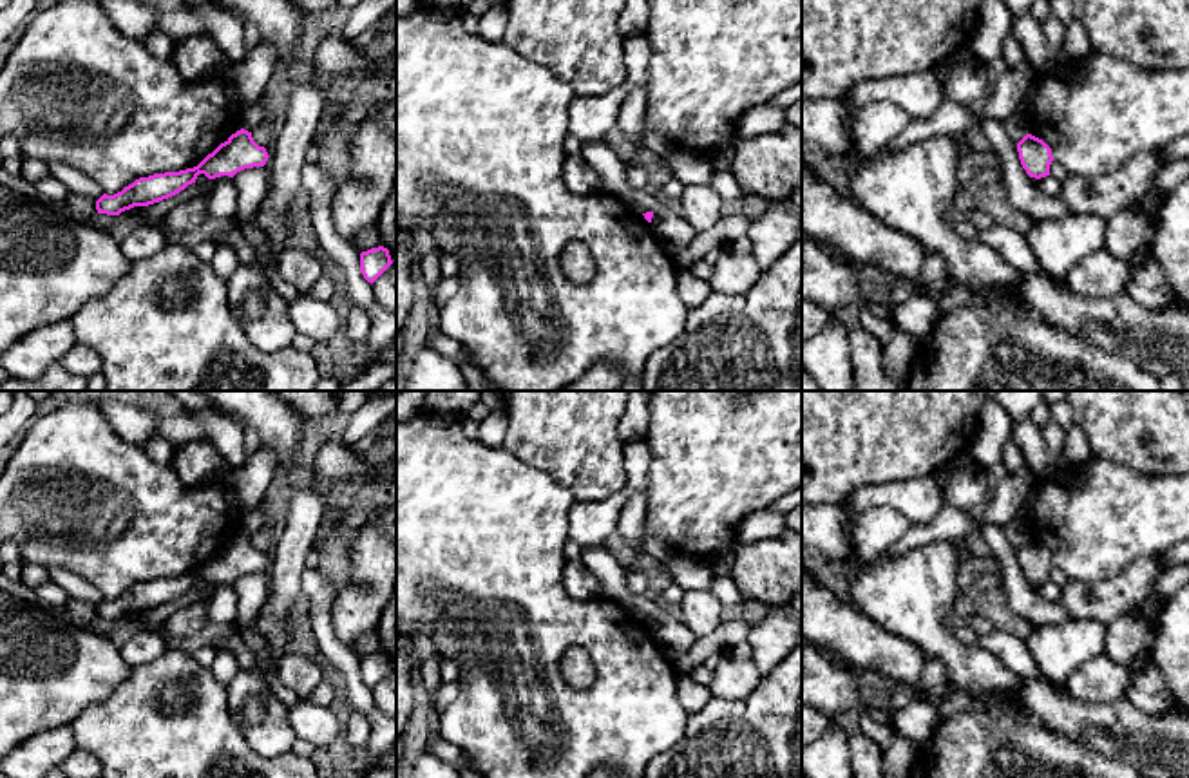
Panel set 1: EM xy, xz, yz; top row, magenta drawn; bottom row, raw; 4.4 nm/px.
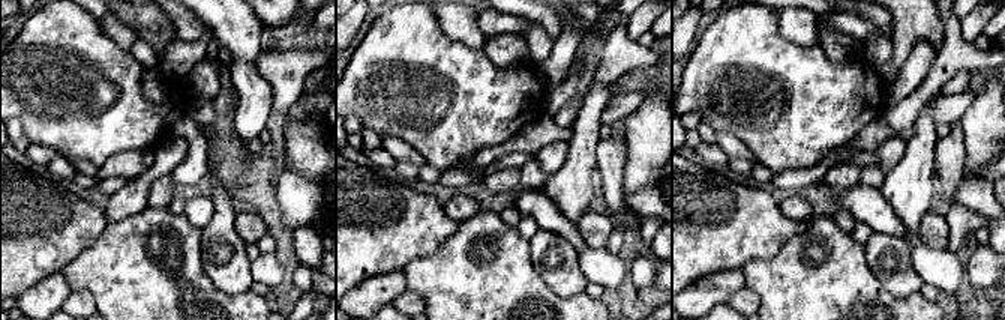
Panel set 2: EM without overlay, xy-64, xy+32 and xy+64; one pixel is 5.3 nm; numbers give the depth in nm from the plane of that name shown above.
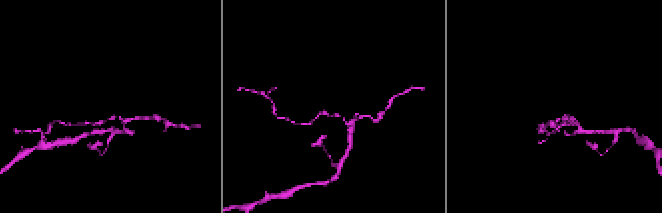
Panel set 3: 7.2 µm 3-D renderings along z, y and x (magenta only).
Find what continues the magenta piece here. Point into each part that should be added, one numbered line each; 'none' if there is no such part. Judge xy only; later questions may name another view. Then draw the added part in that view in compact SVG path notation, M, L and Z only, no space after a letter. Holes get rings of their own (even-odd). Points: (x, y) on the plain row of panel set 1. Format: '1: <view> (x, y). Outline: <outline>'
none

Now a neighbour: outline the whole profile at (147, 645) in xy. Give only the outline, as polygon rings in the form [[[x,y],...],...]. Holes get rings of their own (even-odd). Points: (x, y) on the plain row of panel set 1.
[[[141,628],[121,648],[121,659],[130,666],[143,666],[159,659],[166,651],[166,642],[157,630]]]

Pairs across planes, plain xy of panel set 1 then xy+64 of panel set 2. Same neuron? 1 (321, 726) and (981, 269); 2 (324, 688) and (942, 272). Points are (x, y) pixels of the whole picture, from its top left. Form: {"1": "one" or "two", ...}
{"1": "two", "2": "two"}

